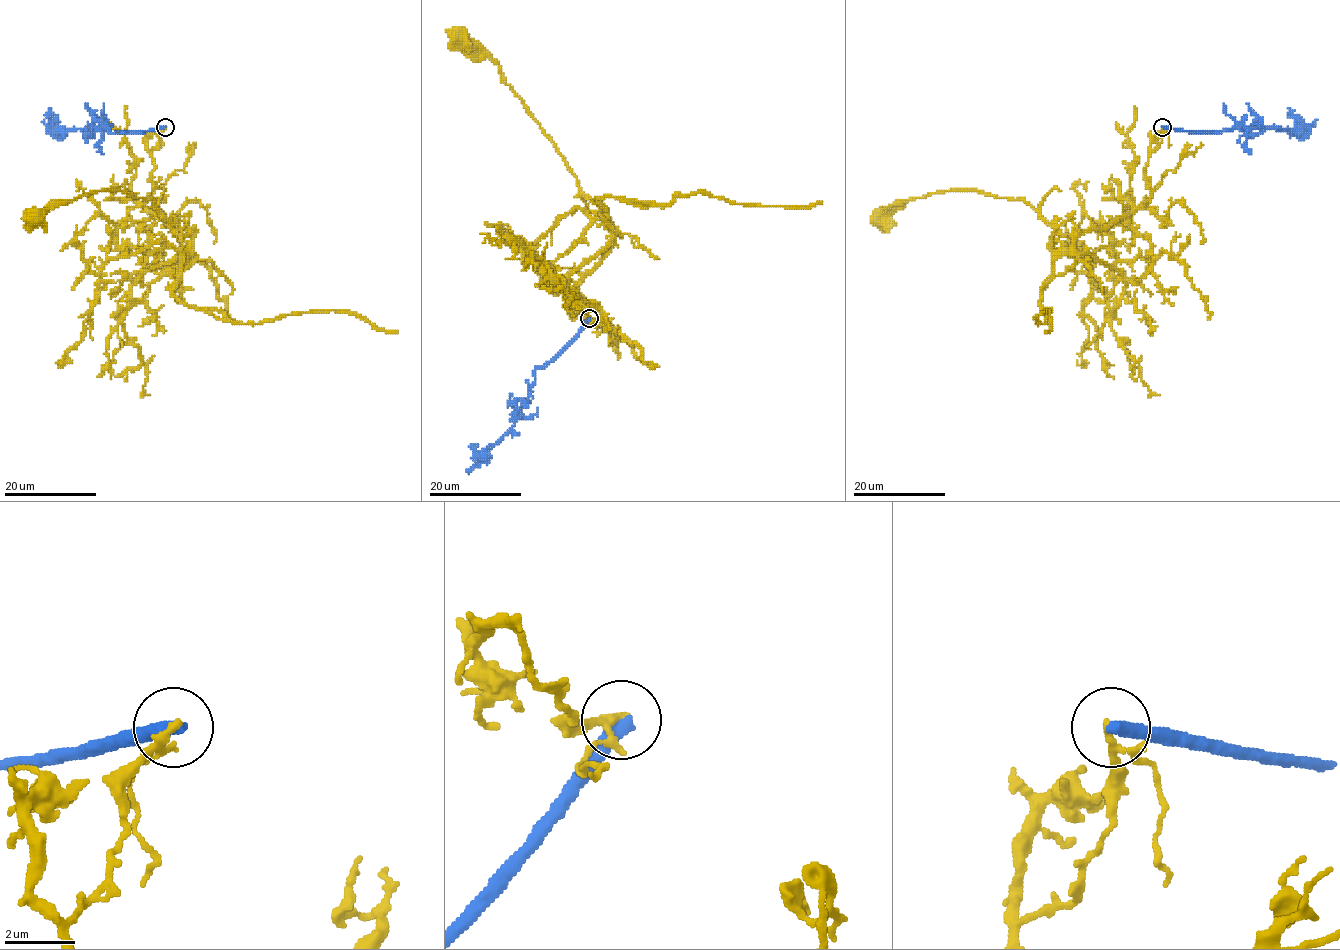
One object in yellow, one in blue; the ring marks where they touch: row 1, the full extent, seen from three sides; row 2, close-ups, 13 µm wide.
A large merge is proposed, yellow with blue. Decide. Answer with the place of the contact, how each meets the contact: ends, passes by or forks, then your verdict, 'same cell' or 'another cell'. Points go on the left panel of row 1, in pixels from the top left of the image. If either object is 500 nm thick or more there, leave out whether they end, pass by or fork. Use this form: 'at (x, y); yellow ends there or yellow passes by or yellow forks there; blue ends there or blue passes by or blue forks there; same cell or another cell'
at (165, 127); yellow passes by; blue ends there; another cell

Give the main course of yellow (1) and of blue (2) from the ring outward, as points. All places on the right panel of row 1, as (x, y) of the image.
1: (1162, 127), (1145, 169), (1151, 198), (1073, 237), (1052, 235), (1021, 199), (974, 190), (893, 203), (879, 216)
2: (1162, 127), (1212, 133), (1239, 126), (1296, 130), (1297, 125), (1289, 107)

